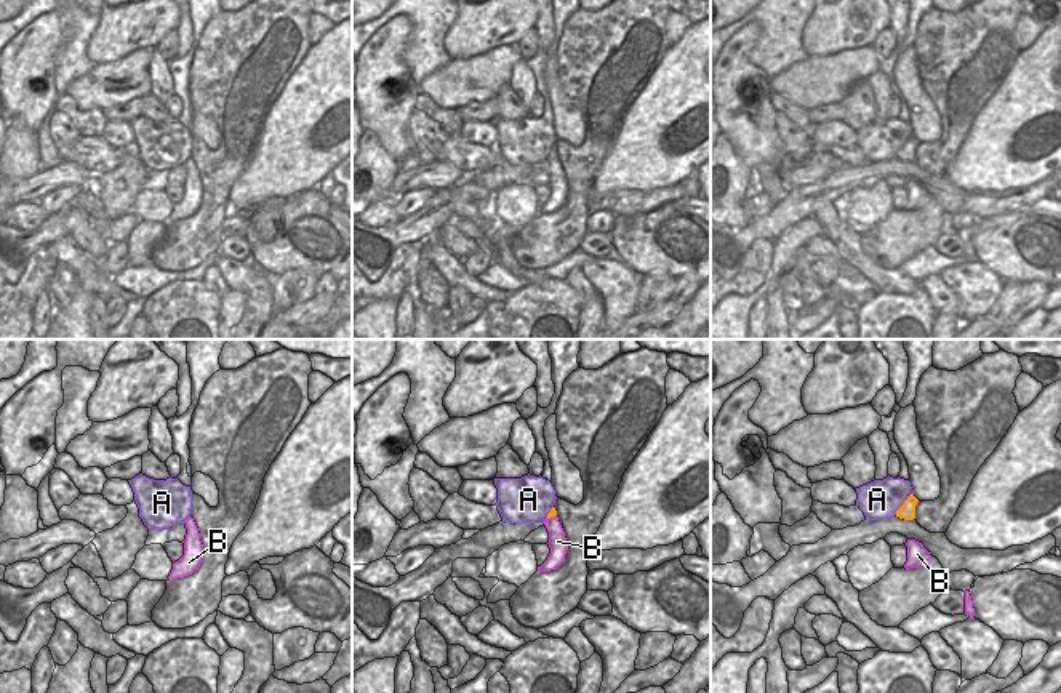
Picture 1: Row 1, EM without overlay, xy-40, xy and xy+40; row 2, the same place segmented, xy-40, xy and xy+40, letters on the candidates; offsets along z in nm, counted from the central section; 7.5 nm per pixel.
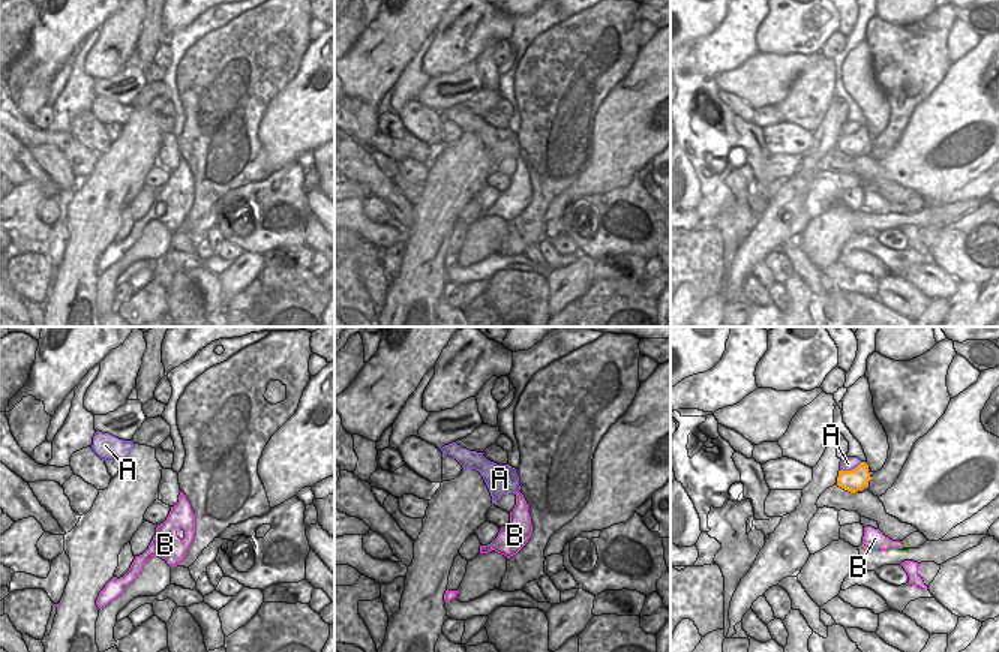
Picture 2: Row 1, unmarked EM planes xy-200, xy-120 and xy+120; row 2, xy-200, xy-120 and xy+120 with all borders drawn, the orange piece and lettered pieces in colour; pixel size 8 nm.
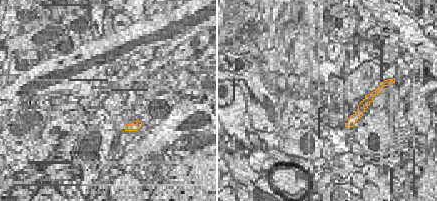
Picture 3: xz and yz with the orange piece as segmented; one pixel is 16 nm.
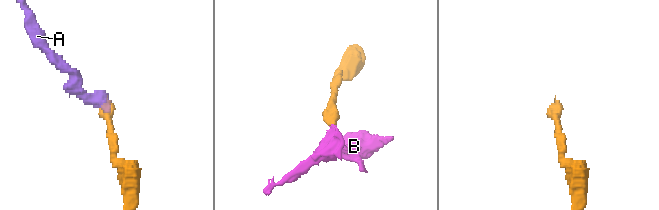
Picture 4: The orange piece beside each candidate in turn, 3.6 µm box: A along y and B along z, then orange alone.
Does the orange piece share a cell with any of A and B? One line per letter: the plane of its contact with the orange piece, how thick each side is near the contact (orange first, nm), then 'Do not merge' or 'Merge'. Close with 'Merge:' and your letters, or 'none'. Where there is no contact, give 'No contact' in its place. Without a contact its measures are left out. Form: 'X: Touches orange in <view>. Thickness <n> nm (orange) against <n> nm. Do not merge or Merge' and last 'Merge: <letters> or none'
A: Touches orange in xy+40. Thickness 120 nm (orange) against 280 nm. Merge
B: Touches orange in xy. Thickness 50 nm (orange) against 140 nm. Do not merge
Merge: A

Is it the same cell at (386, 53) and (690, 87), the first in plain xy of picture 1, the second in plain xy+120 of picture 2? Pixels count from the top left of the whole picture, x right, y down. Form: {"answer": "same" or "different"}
{"answer": "same"}

